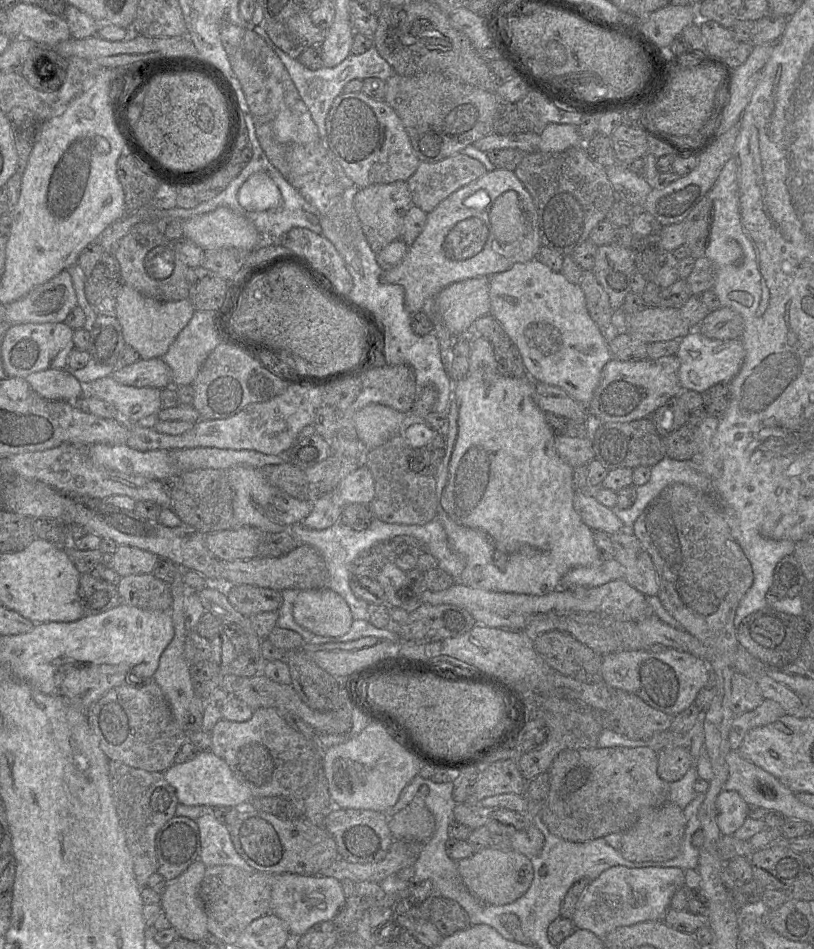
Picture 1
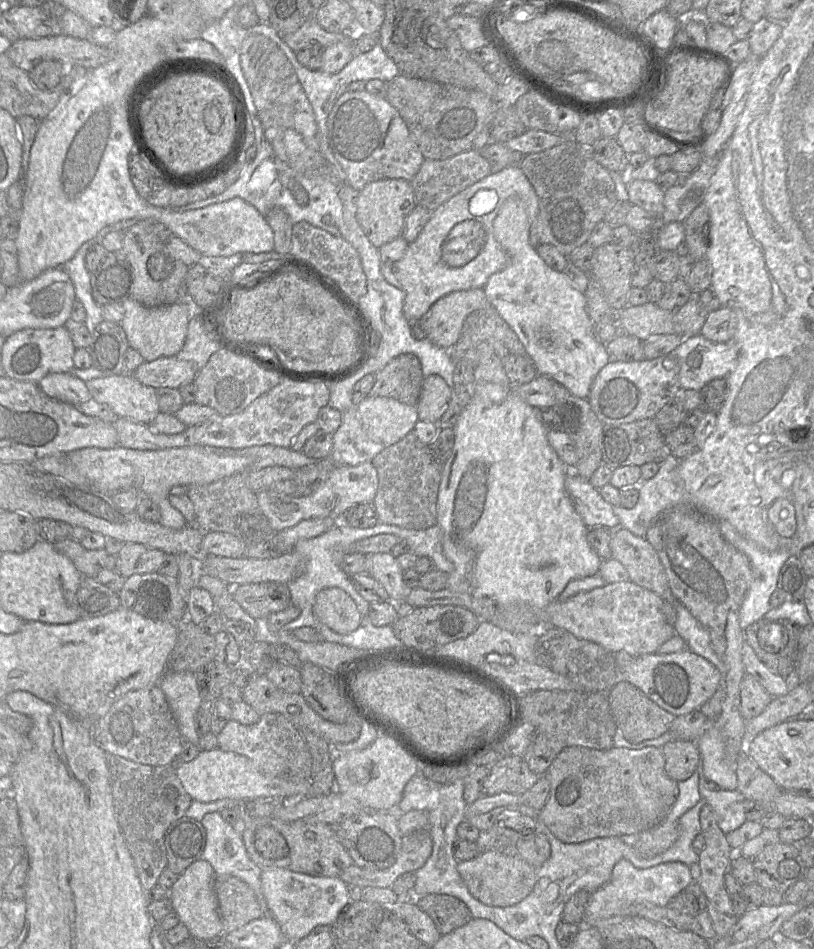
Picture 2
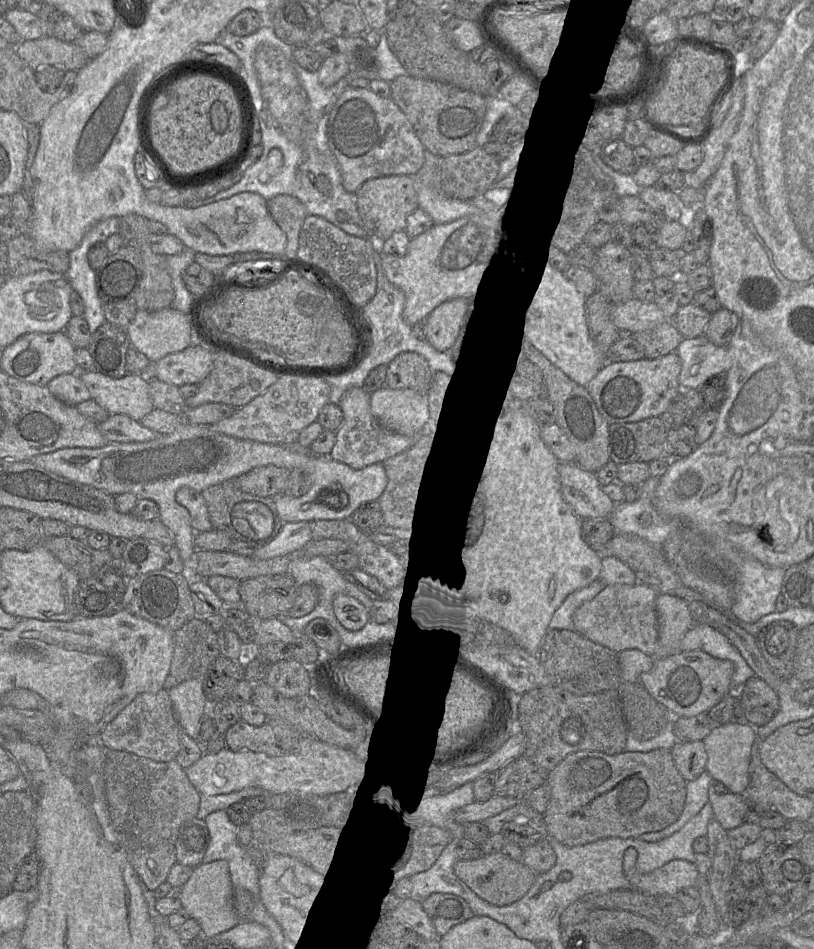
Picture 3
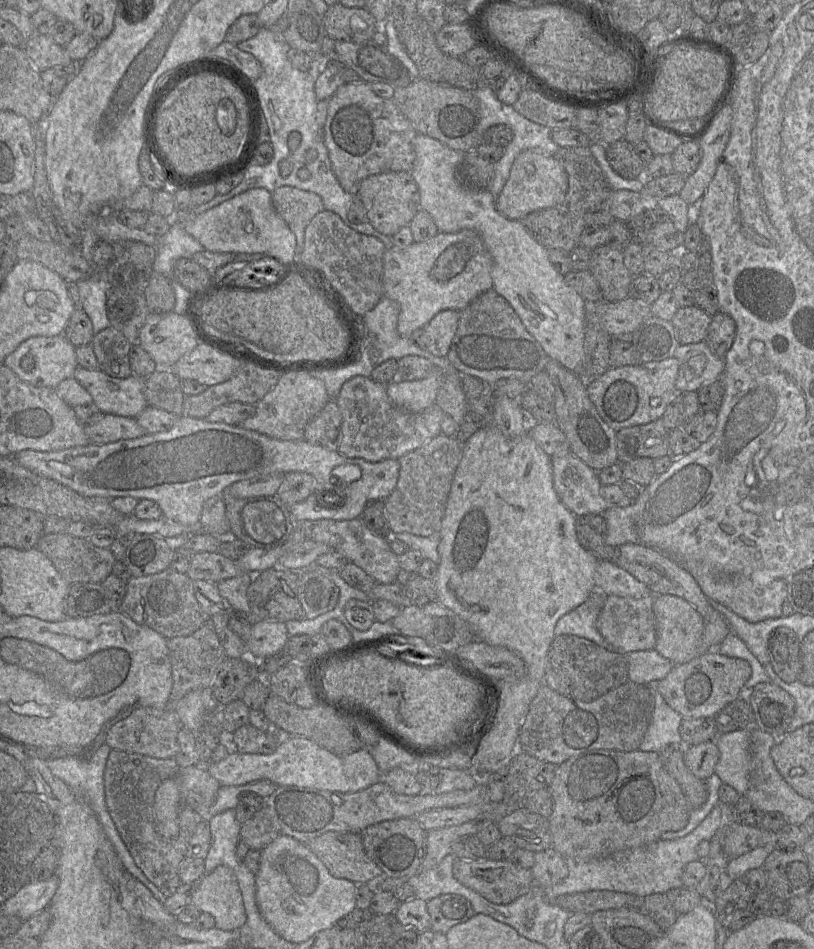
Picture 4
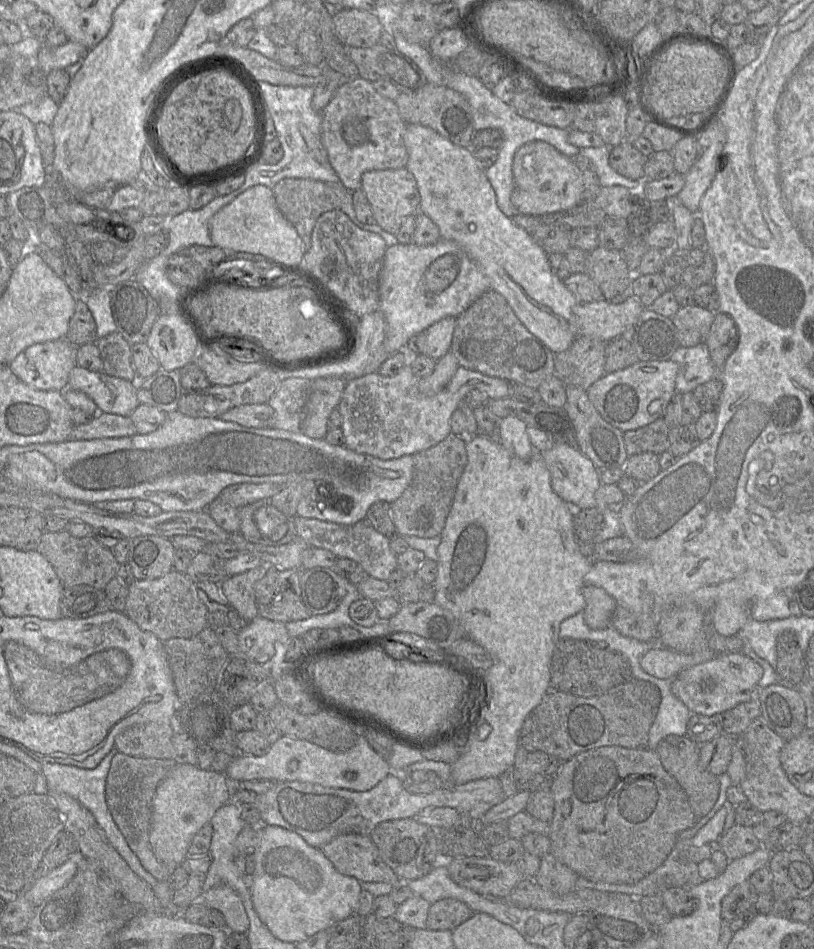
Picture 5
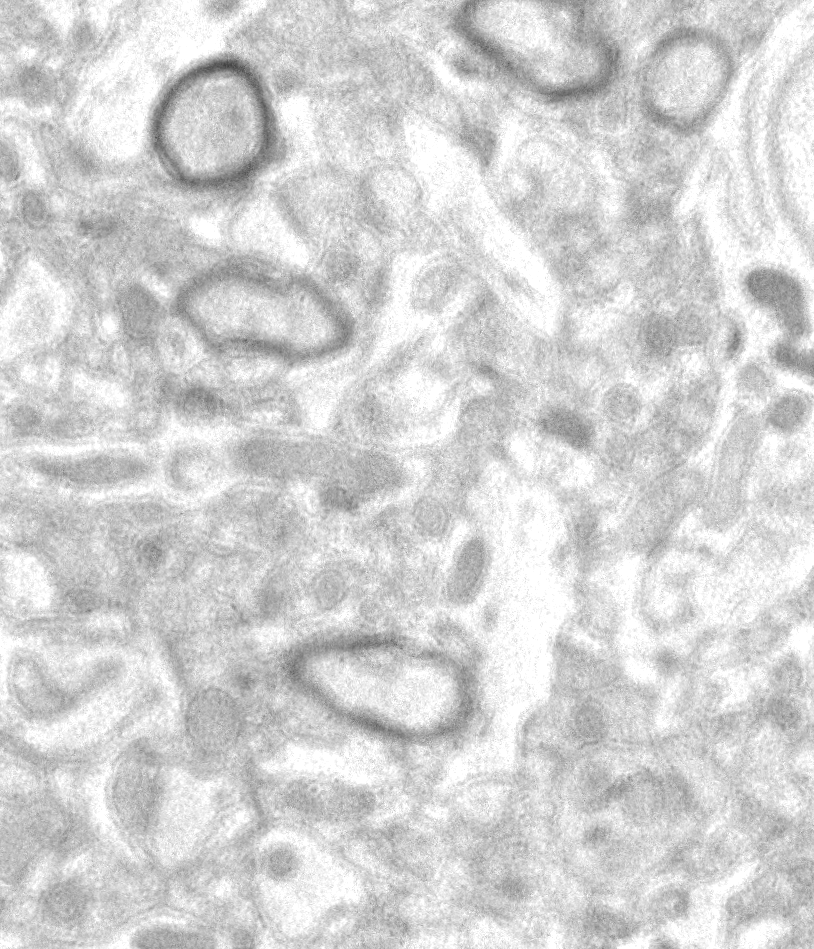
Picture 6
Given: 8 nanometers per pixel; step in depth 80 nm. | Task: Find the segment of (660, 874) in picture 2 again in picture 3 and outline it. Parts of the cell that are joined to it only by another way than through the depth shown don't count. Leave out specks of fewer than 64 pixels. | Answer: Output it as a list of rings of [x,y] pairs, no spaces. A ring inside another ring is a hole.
[[[626,850],[623,856],[623,871],[634,890],[658,897],[675,895],[683,888],[696,886],[699,873],[694,863],[687,860],[672,860],[649,874],[640,875],[636,871],[637,852]]]

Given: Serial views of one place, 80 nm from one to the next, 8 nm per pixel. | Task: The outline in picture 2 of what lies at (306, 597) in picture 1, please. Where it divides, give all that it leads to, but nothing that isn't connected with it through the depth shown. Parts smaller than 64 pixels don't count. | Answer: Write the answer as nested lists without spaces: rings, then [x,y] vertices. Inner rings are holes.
[[[325,588],[315,597],[313,613],[317,619],[338,634],[355,631],[362,619],[355,601],[341,588]]]

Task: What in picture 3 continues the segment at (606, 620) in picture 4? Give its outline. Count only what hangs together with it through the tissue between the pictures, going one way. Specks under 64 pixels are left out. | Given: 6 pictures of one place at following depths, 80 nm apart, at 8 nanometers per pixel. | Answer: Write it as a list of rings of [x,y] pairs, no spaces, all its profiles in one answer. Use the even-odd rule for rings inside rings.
[[[640,582],[635,585],[606,586],[595,598],[575,611],[574,629],[616,653],[636,649],[654,657],[658,643],[658,618],[655,610],[658,595],[654,589]]]

